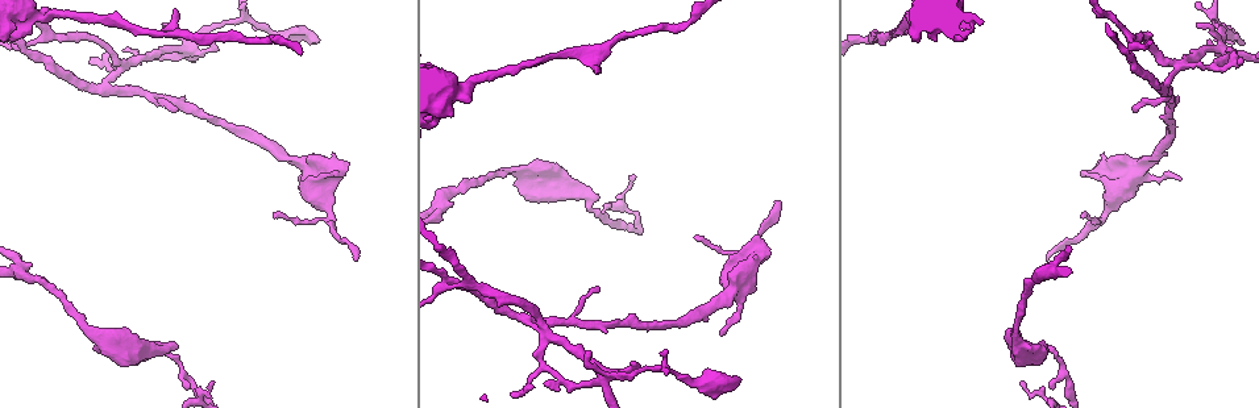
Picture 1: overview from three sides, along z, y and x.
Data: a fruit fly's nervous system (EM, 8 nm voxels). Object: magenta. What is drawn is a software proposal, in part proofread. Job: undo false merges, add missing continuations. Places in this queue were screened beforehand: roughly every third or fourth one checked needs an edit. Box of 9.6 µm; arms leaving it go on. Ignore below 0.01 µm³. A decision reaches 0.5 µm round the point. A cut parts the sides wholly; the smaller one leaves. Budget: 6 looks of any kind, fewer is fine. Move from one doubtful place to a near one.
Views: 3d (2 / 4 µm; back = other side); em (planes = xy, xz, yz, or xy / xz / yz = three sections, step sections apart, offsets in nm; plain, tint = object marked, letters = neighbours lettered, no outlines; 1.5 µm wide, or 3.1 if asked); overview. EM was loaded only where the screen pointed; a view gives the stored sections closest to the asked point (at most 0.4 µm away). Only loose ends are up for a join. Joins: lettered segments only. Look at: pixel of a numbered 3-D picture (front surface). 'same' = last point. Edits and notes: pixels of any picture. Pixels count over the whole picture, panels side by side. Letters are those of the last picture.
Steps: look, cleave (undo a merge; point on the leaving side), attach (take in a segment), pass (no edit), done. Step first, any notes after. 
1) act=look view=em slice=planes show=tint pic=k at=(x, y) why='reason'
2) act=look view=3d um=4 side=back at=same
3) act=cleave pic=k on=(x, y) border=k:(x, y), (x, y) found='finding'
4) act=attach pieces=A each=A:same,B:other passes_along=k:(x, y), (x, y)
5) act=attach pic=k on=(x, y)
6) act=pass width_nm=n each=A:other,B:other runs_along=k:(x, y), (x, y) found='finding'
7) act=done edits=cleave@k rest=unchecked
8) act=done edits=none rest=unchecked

act=look view=3d um=2 pic=1 at=(662, 368)

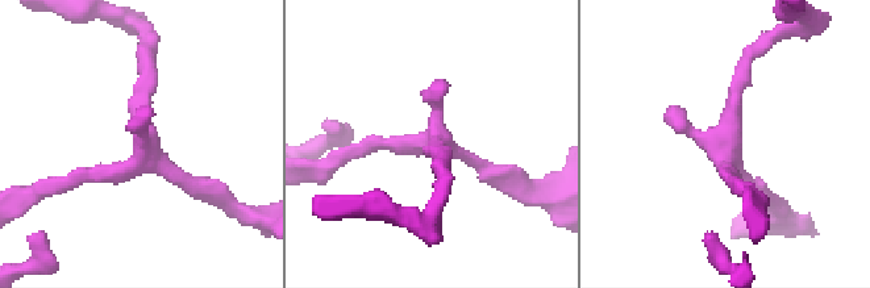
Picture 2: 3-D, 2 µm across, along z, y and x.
act=look view=em slice=planes show=letters pic=2 at=(142, 163) why='need the tissue'

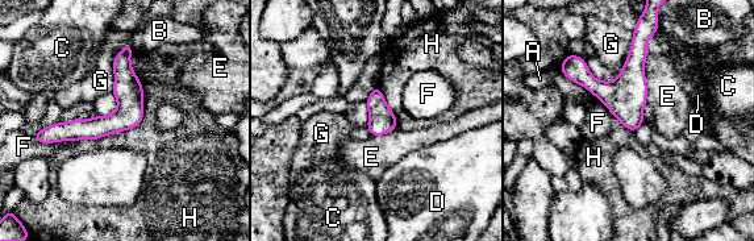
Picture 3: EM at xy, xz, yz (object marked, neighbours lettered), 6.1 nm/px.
act=pass width_nm=170 each=A:other,B:other,C:other,D:other,E:other,F:other,G:other,H:other border=3:(142, 84), (137, 125), (74, 141) found='all the same cell'

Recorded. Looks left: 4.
act=look view=em slice=xz step=8 show=letters pic=1 at=(122, 69) why='four or more arms meet'

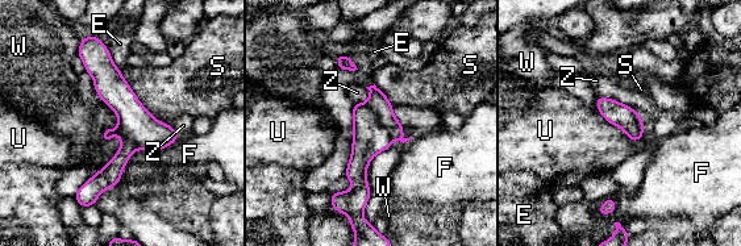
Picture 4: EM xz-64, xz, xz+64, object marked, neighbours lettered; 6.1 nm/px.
act=cleave pic=4 on=(378, 103) longest_contact=W:480nm each=E:other,F:other,S:other,U:other,W:other,Z:other found='two cells meet here'

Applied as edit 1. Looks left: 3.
act=look view=3d um=4 pic=1 at=(1115, 158) why='free end'

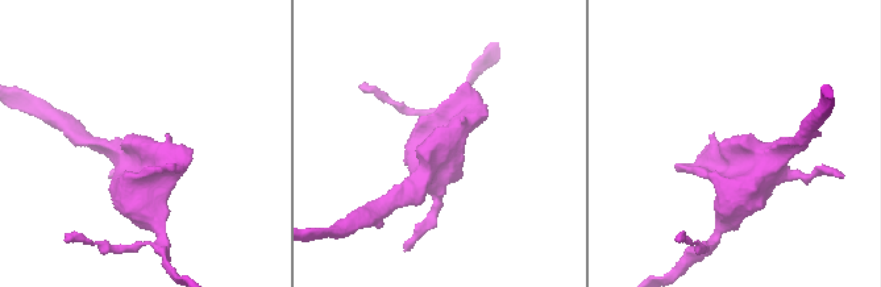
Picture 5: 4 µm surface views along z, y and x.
act=look view=em slice=xy step=8 show=letters pic=5 at=(732, 142)

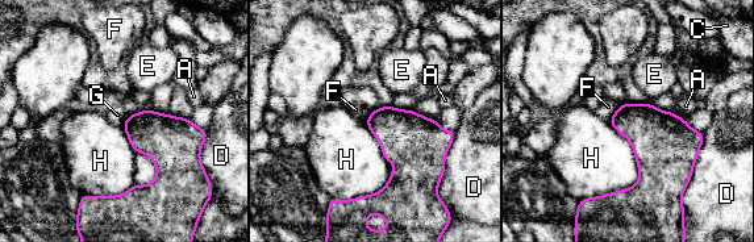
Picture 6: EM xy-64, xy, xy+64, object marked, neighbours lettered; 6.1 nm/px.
act=look view=em slice=xz step=8 show=letters at=same

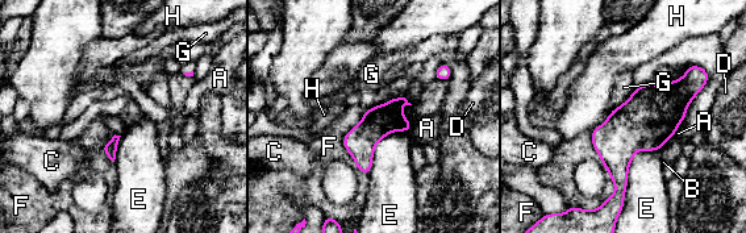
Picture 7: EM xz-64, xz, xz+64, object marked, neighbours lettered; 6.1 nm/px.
act=pass each=A:other,B:other,C:other,D:other,E:other,F:other,G:other,H:other border=7:(661, 148), (634, 154), (622, 206) found='no lettered segment goes on from it'

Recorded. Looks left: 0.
act=done edits=cleave@4 rest=unchecked

